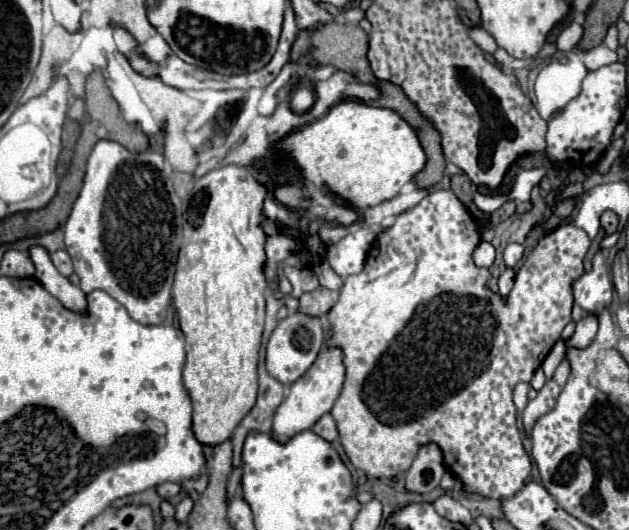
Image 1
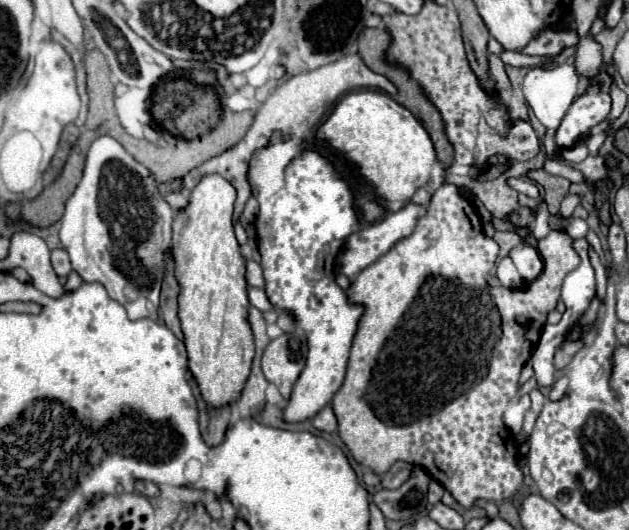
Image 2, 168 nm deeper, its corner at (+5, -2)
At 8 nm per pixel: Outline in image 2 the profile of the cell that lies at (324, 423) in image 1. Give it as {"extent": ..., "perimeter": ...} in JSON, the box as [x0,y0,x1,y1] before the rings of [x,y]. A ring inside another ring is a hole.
{"extent":[313,406,337,432],"perimeter":[[[325,406],[315,418],[313,418],[313,426],[317,430],[323,430],[323,432],[335,432],[337,430],[337,418],[331,410],[331,406]]]}

